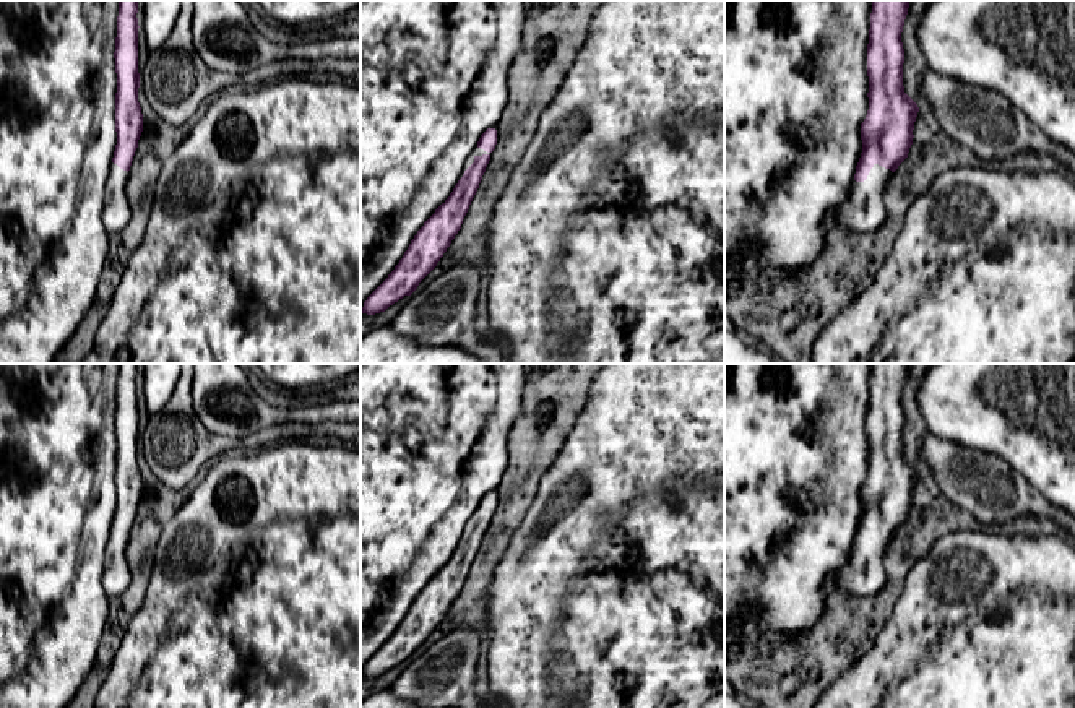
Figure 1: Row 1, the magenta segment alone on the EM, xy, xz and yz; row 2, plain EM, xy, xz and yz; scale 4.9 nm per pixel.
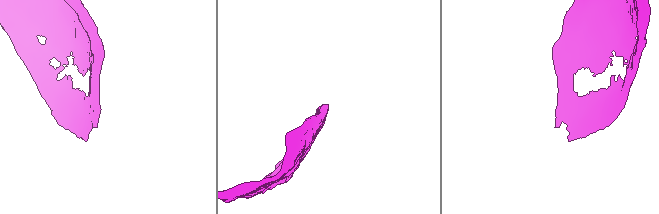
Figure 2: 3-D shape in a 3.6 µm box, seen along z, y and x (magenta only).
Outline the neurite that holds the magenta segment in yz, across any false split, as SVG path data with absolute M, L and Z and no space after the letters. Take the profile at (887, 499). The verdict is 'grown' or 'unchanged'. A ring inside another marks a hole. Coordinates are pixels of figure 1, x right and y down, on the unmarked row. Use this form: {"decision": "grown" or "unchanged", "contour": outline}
{"decision": "grown", "contour": "M870 364L867 408L869 474L861 487L862 516L848 565L835 589L872 596L885 581L883 555L913 508L917 468L904 456L901 396L909 364Z"}

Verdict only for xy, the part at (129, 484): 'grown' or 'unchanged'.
grown

